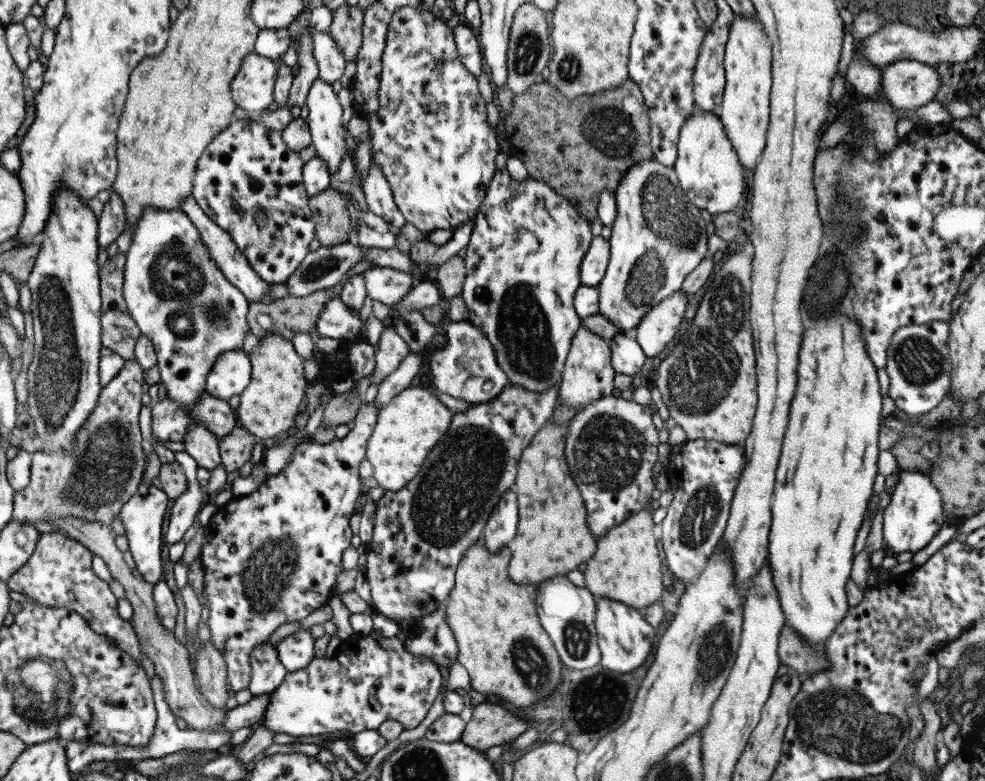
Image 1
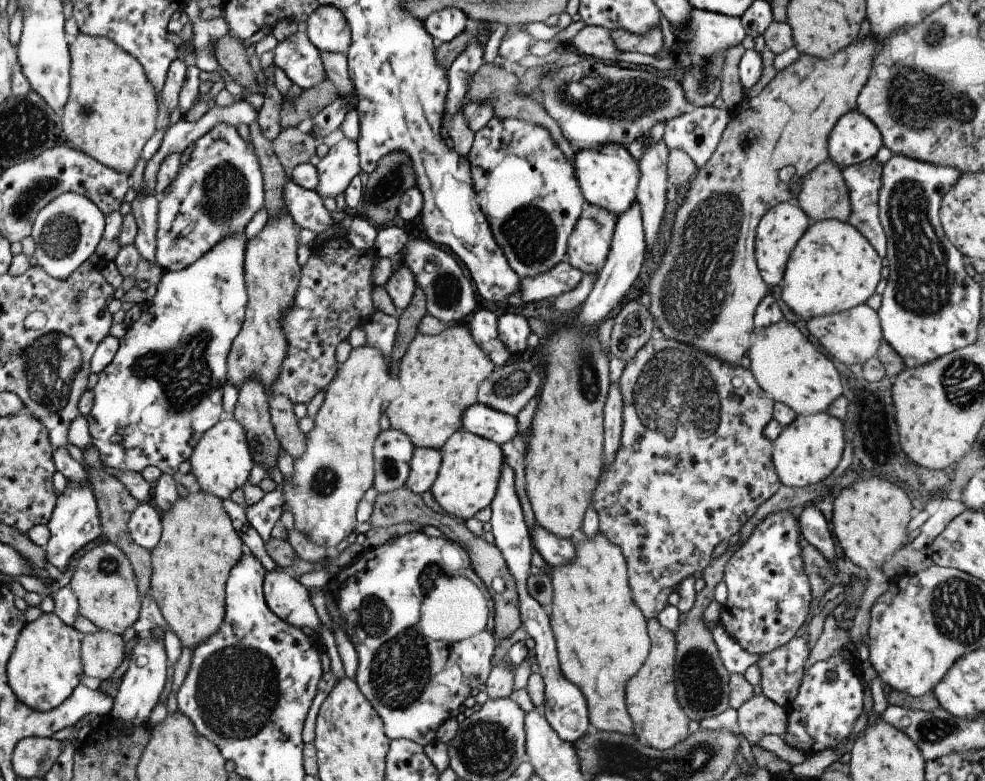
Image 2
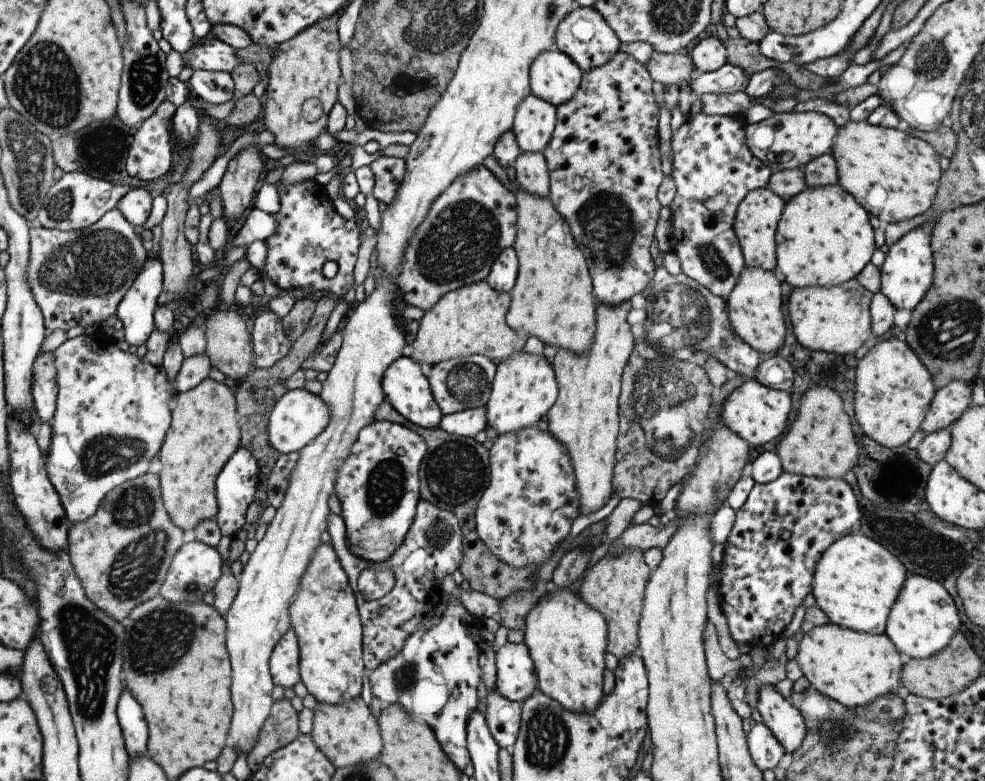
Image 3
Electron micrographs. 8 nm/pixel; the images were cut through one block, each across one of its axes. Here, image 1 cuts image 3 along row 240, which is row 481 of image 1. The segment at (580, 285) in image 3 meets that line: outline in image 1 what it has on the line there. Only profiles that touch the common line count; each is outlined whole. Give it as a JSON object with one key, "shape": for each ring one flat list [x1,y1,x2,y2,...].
{"shape":[[550,418,522,451,517,464,517,475,512,489,518,496,520,520,518,520,516,538,514,542,510,542,512,558,509,562,508,578,518,586,528,586,528,584,538,586,548,578,567,576,568,572,572,572,578,564,593,558,597,550,597,539,590,534,590,528,586,524,586,508,582,496,566,464,565,446,568,429,569,422,558,424]]}

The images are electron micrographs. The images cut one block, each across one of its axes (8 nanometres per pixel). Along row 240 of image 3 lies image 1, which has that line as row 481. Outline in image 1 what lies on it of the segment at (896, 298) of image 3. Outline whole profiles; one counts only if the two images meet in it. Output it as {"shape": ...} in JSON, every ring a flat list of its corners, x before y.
{"shape":[[900,471,896,488,883,516,883,540,889,551,898,555,903,552,916,554,928,546,946,522,948,520,944,515,940,491,932,484,929,473]]}

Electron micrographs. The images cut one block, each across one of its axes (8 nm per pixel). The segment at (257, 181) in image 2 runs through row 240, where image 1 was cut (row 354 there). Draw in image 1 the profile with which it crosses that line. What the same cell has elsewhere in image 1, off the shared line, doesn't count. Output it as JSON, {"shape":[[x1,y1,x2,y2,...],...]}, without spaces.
{"shape":[[148,207,142,211,142,216,135,224,135,230,131,235,131,245,125,254,125,267,123,270,123,297,127,304,127,310,131,318,139,326,142,335,146,335,152,341,154,350,157,354,157,365,160,371,160,383,166,387,167,397,175,400,180,406,194,406,199,398,203,395,206,386,207,374,214,366,219,354,231,350,242,349,242,344,249,330,248,312,250,312,250,305,245,294,234,286,217,267,217,262,210,256,205,244,201,241,198,229,192,224,188,215,177,209,159,209,156,207]]}

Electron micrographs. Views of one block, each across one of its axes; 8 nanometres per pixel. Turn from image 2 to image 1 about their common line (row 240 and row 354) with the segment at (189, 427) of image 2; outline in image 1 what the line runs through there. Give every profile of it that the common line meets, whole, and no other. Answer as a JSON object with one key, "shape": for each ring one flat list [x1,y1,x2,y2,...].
{"shape":[[243,349,223,352,207,374,205,390,214,398,228,401,249,385,251,370,251,360]]}

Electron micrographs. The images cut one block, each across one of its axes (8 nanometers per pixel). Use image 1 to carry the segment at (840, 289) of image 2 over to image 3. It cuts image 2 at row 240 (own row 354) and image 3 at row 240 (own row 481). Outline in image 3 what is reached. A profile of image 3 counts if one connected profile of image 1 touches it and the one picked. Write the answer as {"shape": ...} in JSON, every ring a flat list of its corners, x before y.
{"shape":[[838,183,807,187,785,203,775,234,776,269,793,287,828,287,855,279,876,252,869,212]]}

